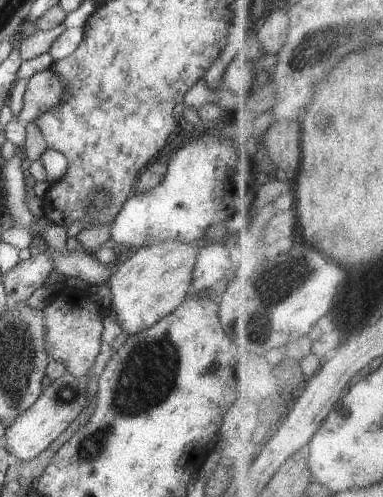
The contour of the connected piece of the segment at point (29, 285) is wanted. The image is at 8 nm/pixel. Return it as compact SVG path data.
M40 250L36 257L21 260L9 273L3 274L3 287L10 301L26 301L50 274L55 274L53 259L47 250Z

